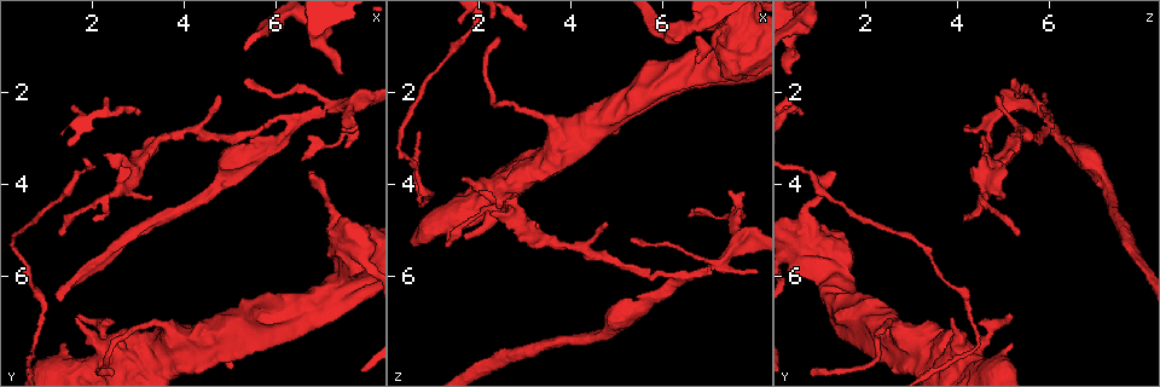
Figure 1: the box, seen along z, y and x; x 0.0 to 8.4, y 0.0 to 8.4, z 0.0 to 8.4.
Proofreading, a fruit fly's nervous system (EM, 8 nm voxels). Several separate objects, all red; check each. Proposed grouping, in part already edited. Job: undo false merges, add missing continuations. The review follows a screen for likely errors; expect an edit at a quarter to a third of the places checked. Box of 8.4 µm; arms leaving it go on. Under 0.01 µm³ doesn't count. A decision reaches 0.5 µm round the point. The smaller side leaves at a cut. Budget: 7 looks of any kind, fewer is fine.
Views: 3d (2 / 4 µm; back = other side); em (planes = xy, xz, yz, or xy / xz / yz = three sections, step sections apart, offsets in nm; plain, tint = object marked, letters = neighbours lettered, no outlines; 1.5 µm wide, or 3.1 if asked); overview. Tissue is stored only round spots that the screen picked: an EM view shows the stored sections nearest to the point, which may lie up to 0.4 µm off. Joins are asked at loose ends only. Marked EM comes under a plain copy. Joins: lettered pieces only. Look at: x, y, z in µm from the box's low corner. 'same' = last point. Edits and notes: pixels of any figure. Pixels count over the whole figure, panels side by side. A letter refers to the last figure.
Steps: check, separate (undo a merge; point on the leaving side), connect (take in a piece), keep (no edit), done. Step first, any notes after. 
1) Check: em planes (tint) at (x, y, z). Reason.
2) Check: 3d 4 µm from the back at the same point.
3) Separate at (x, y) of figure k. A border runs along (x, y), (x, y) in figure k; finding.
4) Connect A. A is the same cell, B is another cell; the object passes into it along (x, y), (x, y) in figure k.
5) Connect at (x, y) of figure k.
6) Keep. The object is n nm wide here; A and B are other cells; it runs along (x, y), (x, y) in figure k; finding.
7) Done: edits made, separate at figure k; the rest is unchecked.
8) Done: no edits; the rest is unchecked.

Check: 3d 2 µm at (1.75, 6.80, 5.20). An open end.

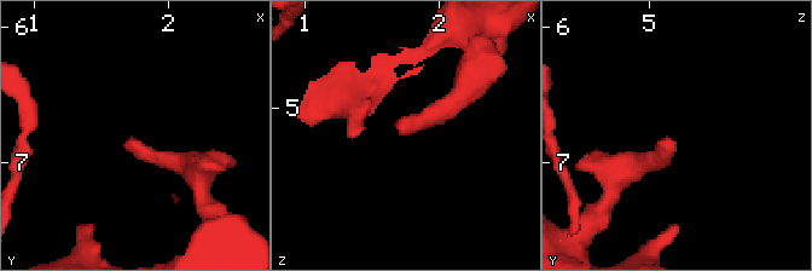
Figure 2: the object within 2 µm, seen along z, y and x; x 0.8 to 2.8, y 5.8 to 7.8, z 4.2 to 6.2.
Check: em yz step 4 (tint) at (1.70, 6.82, 5.16).

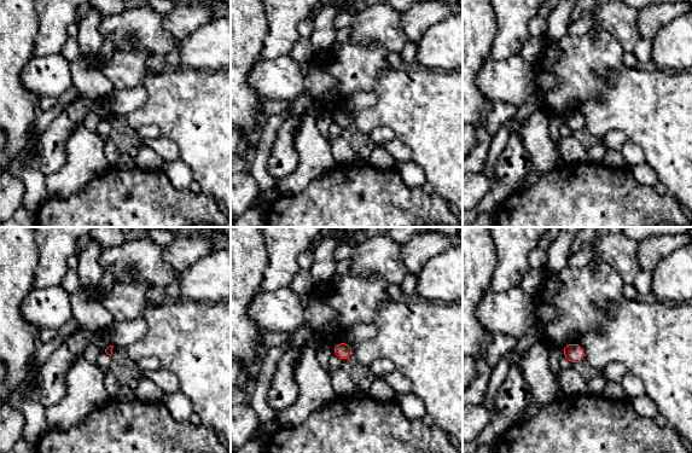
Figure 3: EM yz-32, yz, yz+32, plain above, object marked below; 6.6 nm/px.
Check: em planes (letters) at the same point.

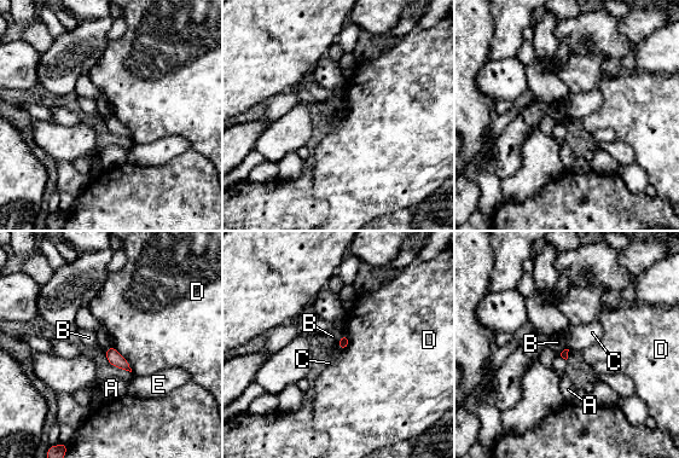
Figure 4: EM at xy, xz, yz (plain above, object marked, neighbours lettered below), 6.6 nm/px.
Keep. A, B, C, D and E are other cells; a border runs along (336, 343), (342, 351) in figure 4; none of them fits.

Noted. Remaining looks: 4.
Check: em yz step 8 (letters) at (3.30, 4.30, 4.90). Branch stops here.

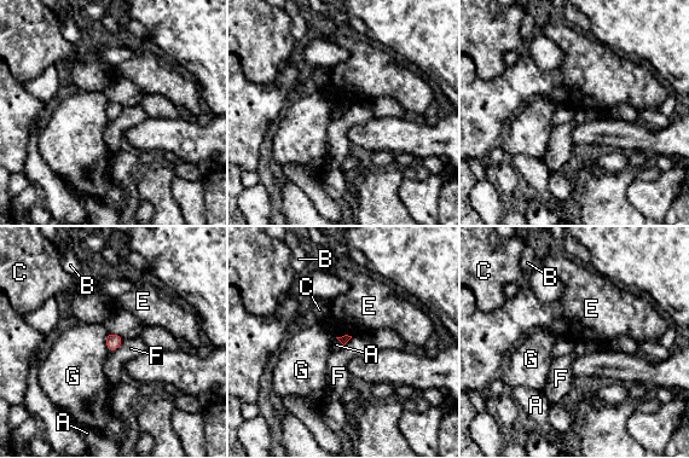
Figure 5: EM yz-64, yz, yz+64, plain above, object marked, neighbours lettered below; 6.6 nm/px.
Keep. A, B, C, E, F and G are other cells; a border runs along (336, 337), (343, 345) in figure 5; none of them fits.

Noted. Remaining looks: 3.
Check: em xy step 4 (letters) at (5.30, 1.75, 5.25). Thin end.

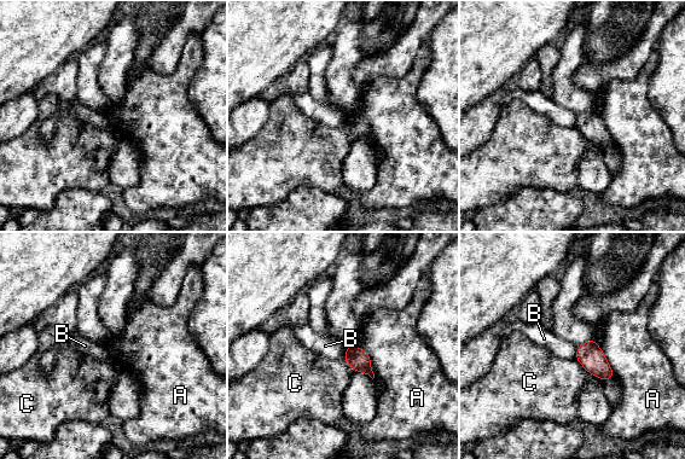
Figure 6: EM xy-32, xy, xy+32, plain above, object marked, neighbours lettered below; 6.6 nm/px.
Keep. The object is 140 nm wide here; A, B and C are other cells; a border runs along (575, 358), (591, 373) in figure 6; no lettered piece goes on from it.

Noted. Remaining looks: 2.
Done: no edits; the rest is unchecked.

